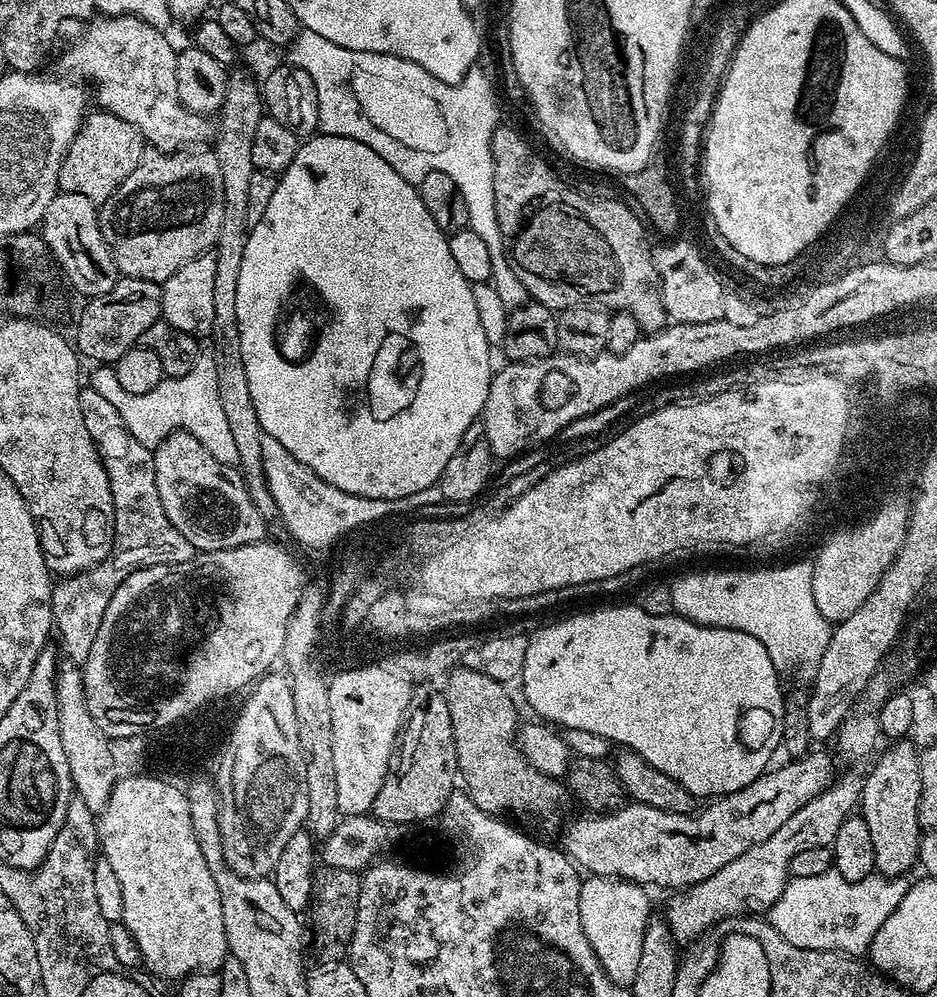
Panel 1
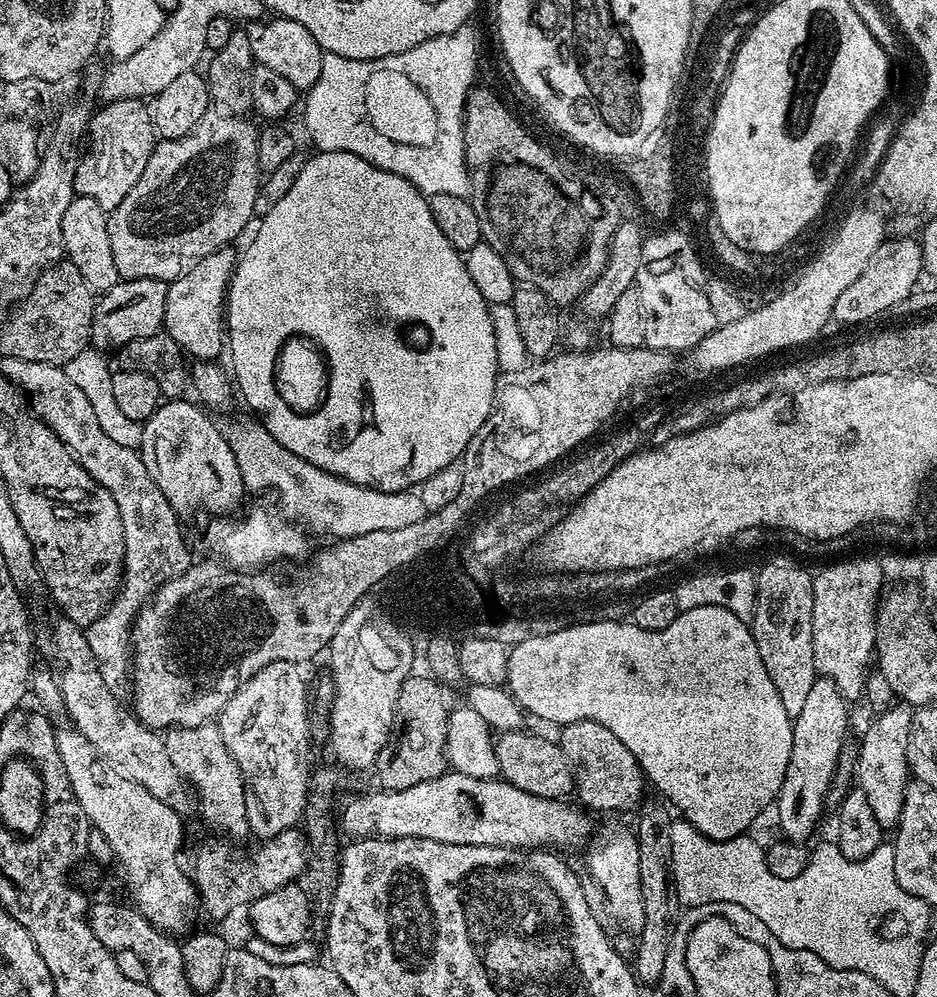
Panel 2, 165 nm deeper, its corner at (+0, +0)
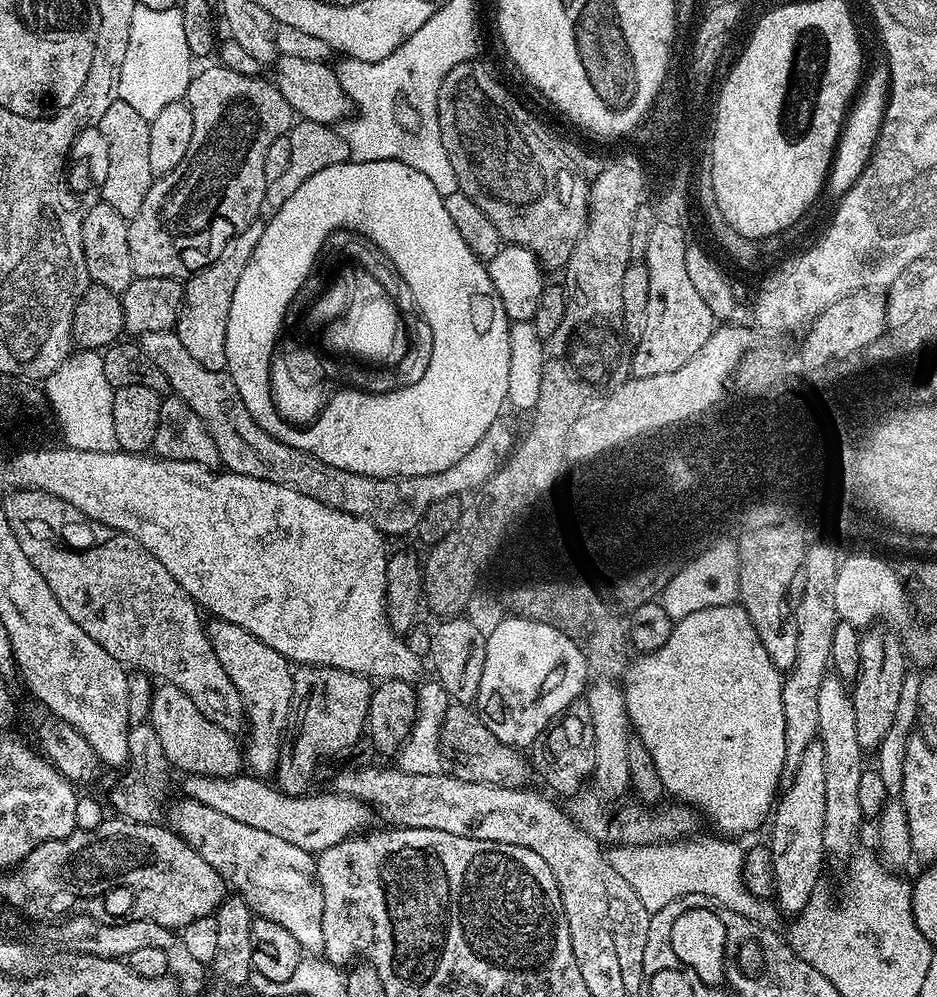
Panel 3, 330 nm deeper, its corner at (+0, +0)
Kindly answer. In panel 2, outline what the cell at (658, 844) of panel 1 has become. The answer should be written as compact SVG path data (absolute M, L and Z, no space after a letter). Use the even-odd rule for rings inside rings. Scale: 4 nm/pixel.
M446 770L439 778L418 782L418 786L410 786L406 790L375 791L368 792L365 796L356 796L353 800L345 802L344 809L342 807L339 809L338 820L345 837L346 835L348 838L414 836L447 844L474 844L525 850L544 850L549 846L555 846L557 849L576 848L579 844L589 843L589 813L583 807L575 803L572 805L567 799L540 798L526 790L520 790L518 786L514 786L503 778L483 780L472 778L470 774Z

